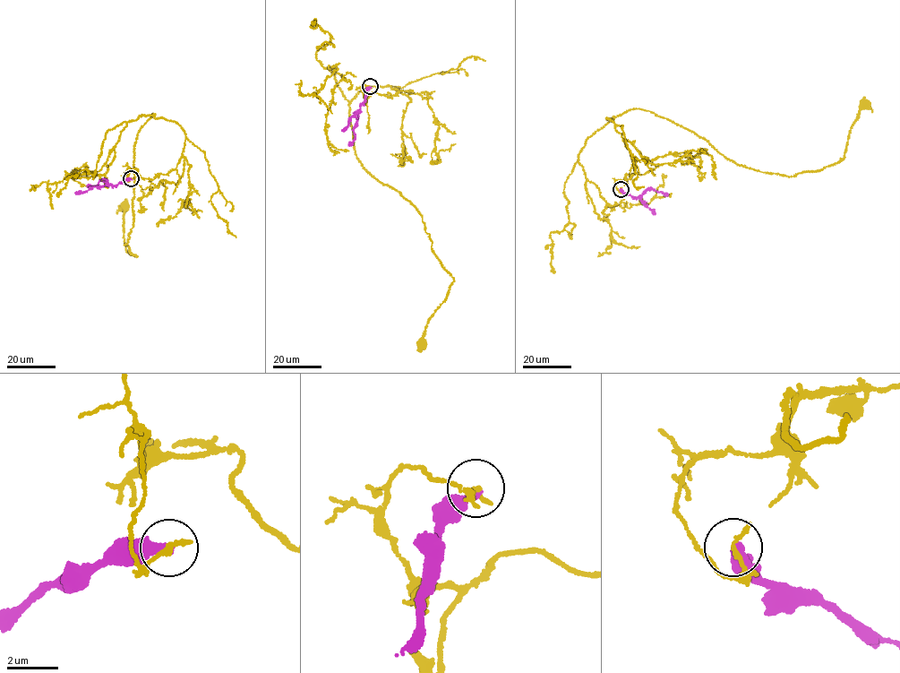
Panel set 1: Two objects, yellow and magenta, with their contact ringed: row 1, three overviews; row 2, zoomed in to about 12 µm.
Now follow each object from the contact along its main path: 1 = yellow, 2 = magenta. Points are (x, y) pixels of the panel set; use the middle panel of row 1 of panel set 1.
1: (370, 87), (364, 95), (398, 91), (367, 87), (349, 104), (356, 157), (422, 216), (453, 279), (422, 344)
2: (370, 87), (354, 126), (355, 139), (349, 146)

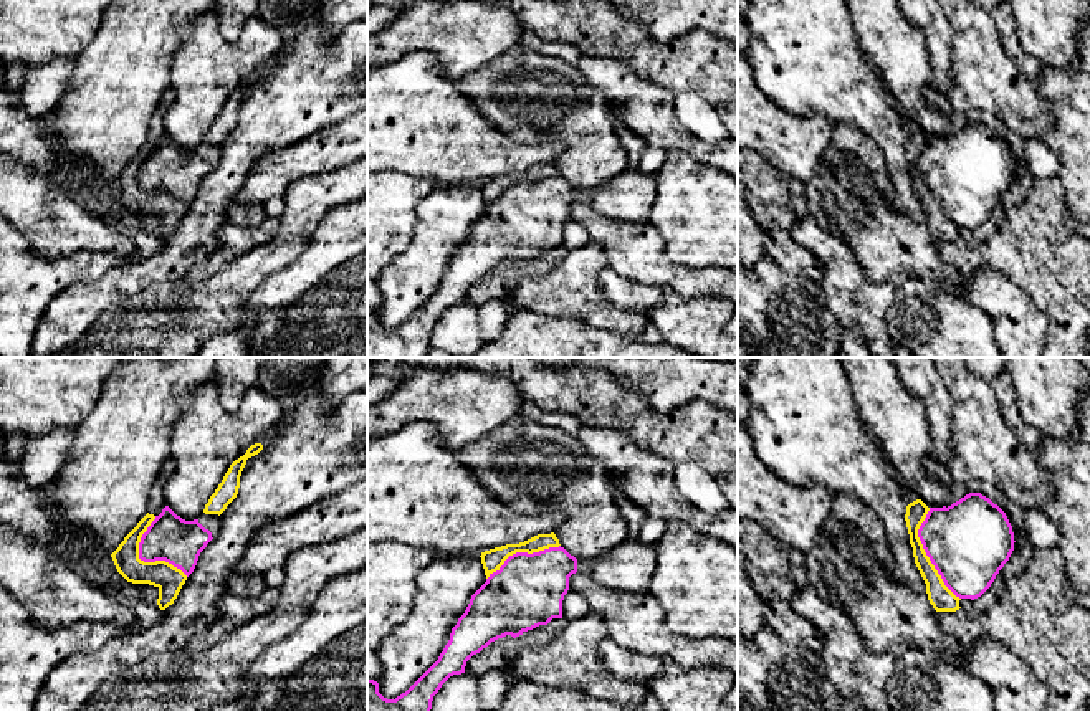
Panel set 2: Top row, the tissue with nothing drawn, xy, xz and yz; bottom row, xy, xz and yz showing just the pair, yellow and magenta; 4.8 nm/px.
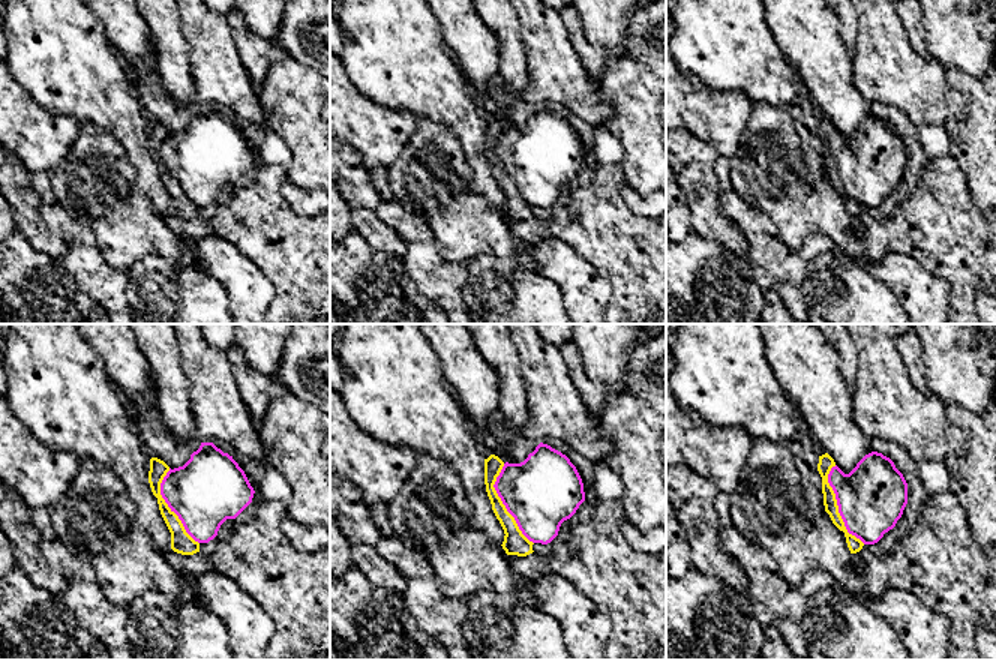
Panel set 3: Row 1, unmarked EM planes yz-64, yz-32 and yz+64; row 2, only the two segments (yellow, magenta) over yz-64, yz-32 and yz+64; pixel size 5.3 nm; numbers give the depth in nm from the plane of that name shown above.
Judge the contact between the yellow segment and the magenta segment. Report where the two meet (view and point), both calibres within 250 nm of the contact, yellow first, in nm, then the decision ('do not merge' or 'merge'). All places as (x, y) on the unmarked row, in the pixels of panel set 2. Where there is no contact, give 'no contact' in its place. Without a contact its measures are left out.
contact yz (925, 184); calibres 120 and 400 nm; do not merge

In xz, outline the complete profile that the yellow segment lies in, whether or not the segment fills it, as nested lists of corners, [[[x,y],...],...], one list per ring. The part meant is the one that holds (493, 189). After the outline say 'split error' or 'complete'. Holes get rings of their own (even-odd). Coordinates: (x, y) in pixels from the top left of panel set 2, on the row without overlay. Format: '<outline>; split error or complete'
[[[554,162],[551,164],[538,164],[524,172],[519,172],[519,174],[506,174],[506,175],[501,175],[501,177],[495,177],[495,179],[490,179],[490,180],[485,180],[481,182],[481,193],[483,193],[483,198],[485,198],[485,205],[486,208],[500,200],[500,197],[504,193],[504,190],[516,184],[516,182],[528,182],[528,184],[533,184],[533,182],[539,182],[539,180],[544,180],[544,179],[549,179],[549,177],[559,177],[559,169],[556,167]]]; complete

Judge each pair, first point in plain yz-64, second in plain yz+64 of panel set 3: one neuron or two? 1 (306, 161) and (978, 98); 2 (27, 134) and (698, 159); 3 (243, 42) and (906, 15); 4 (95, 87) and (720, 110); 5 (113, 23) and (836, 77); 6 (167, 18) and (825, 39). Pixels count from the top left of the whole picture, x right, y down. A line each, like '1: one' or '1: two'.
1: one
2: two
3: one
4: two
5: one
6: two

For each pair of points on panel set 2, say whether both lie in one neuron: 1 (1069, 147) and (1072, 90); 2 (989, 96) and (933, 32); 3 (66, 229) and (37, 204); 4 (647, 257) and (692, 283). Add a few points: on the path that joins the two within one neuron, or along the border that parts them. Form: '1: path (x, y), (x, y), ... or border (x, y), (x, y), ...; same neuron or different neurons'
1: path (1072, 133), (1072, 104); same neuron
2: border (946, 17), (950, 27), (950, 91); different neurons
3: path (58, 225), (50, 222), (43, 212); same neuron
4: path (659, 268), (674, 278), (680, 278); same neuron

